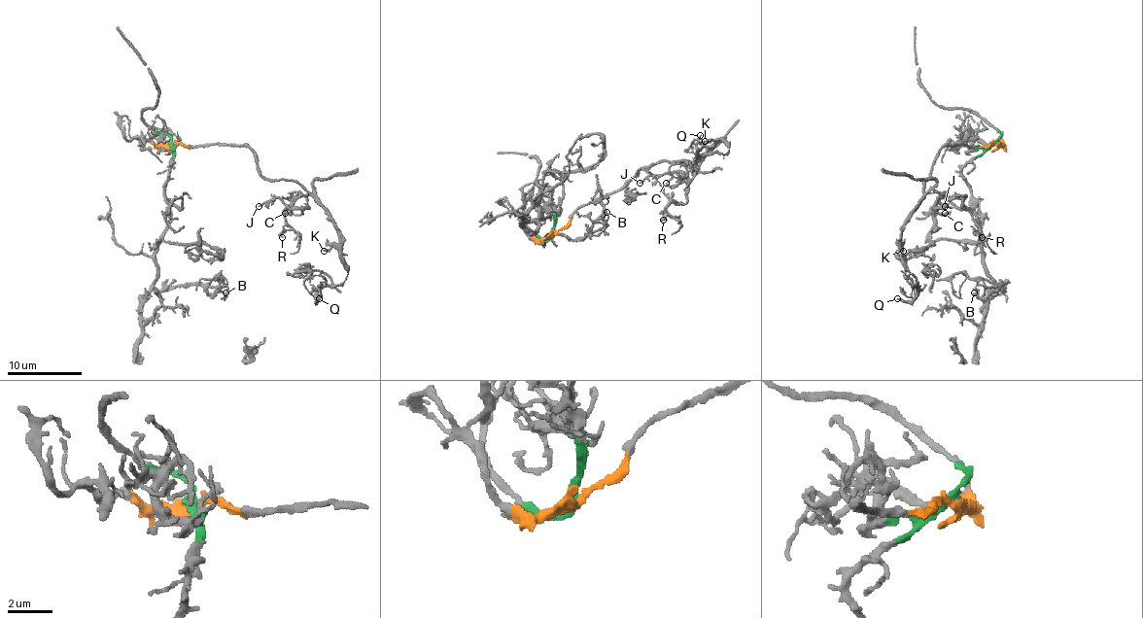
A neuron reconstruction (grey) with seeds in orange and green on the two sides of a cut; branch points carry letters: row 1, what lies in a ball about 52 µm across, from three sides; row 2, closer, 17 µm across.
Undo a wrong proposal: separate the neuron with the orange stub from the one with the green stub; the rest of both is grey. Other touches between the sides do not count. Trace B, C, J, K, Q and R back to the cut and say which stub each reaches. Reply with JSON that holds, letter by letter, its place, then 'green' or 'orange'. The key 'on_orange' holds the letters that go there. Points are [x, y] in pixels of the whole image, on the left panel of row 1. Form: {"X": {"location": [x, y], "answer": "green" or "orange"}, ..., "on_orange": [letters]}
{"B": {"location": [225, 292], "answer": "green"}, "C": {"location": [285, 213], "answer": "orange"}, "J": {"location": [259, 206], "answer": "orange"}, "K": {"location": [324, 251], "answer": "orange"}, "Q": {"location": [319, 298], "answer": "orange"}, "R": {"location": [282, 237], "answer": "orange"}, "on_orange": ["C", "J", "K", "Q", "R"]}

